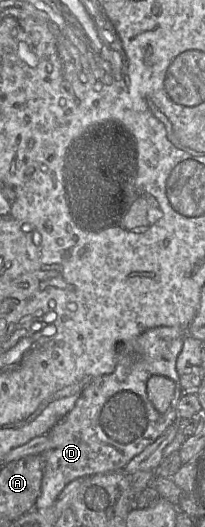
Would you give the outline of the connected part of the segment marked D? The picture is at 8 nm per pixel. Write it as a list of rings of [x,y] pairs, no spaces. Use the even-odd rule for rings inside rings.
[[[161,326],[149,329],[118,346],[114,372],[98,377],[89,383],[83,389],[72,410],[47,433],[48,447],[40,454],[43,458],[41,491],[34,509],[46,509],[53,506],[64,487],[76,478],[123,471],[135,456],[152,444],[176,421],[176,406],[182,396],[176,363],[186,335],[189,335],[187,329],[182,327]],[[153,375],[168,377],[175,383],[174,396],[165,413],[159,413],[147,395],[147,381]]]

